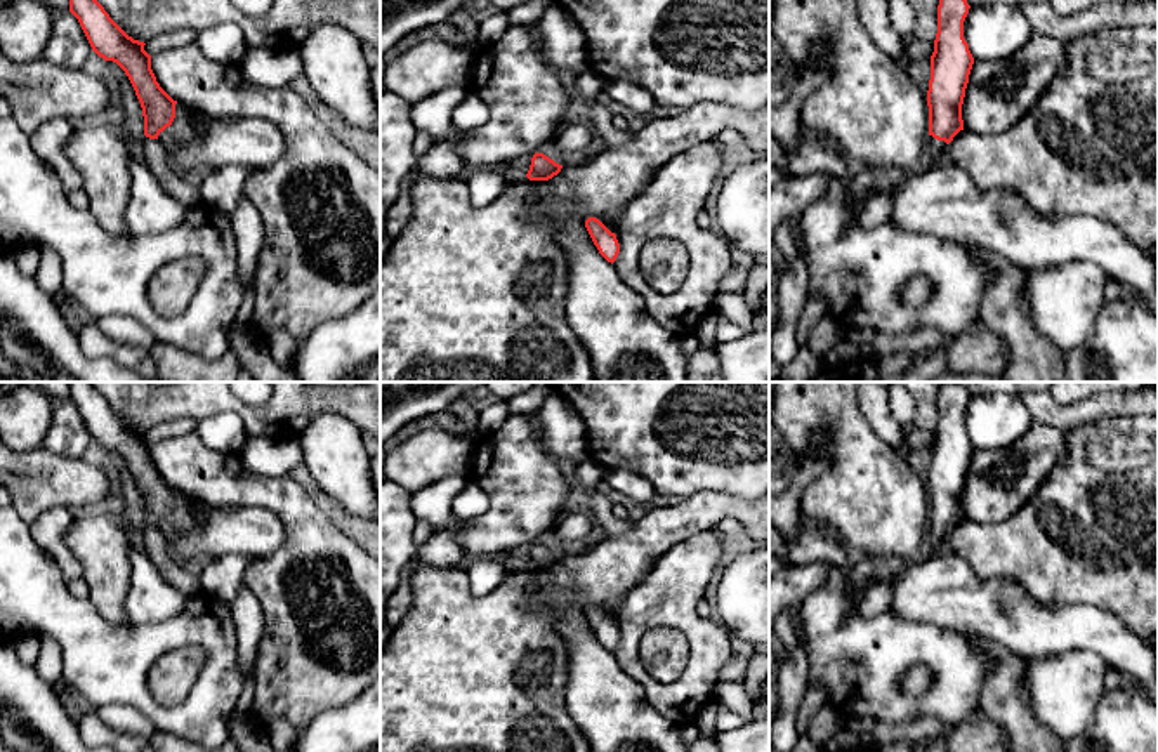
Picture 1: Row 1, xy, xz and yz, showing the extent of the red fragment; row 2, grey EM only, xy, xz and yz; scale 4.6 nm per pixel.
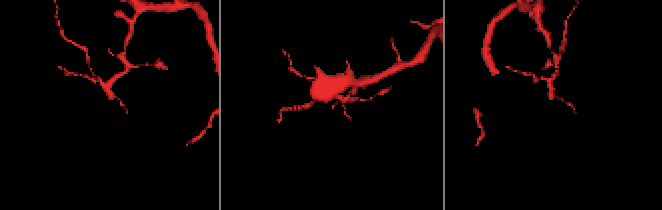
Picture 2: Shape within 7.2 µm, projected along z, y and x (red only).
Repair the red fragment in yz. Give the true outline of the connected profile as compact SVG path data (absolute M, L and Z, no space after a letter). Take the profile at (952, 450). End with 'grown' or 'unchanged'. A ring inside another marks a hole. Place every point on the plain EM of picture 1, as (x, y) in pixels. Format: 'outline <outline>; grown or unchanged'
outline M944 382L938 394L938 422L931 445L927 479L929 531L925 552L938 554L946 537L964 519L962 493L974 446L964 427L964 410L970 394L958 382Z; grown

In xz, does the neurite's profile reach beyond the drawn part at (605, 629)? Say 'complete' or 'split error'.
complete

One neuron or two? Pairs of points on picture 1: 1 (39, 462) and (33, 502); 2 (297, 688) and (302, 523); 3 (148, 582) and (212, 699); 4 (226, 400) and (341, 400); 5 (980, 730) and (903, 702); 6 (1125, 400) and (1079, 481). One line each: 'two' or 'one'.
1: one
2: one
3: two
4: one
5: two
6: two

